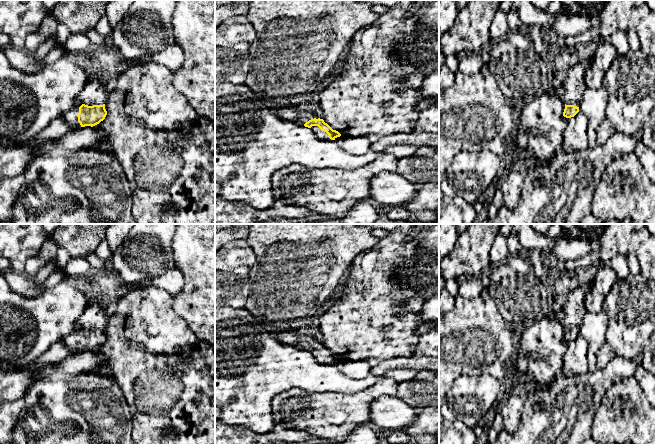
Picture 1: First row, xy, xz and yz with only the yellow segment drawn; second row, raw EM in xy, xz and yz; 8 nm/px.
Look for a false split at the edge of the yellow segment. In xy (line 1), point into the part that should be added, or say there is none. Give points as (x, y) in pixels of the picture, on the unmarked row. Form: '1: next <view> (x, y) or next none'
1: next xy (95, 316)

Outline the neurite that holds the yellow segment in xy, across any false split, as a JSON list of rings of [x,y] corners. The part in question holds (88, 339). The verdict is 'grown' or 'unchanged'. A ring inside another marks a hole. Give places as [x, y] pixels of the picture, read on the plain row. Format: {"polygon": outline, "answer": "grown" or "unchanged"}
{"polygon": [[[93,301],[82,313],[80,327],[67,335],[62,342],[71,353],[99,348],[107,339],[105,327],[111,313],[112,308],[104,302]]], "answer": "grown"}

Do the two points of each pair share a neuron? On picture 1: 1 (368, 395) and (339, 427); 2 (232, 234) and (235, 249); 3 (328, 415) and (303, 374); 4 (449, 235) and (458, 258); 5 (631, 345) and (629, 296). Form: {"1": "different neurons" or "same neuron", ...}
{"1": "same neuron", "2": "different neurons", "3": "different neurons", "4": "different neurons", "5": "same neuron"}

